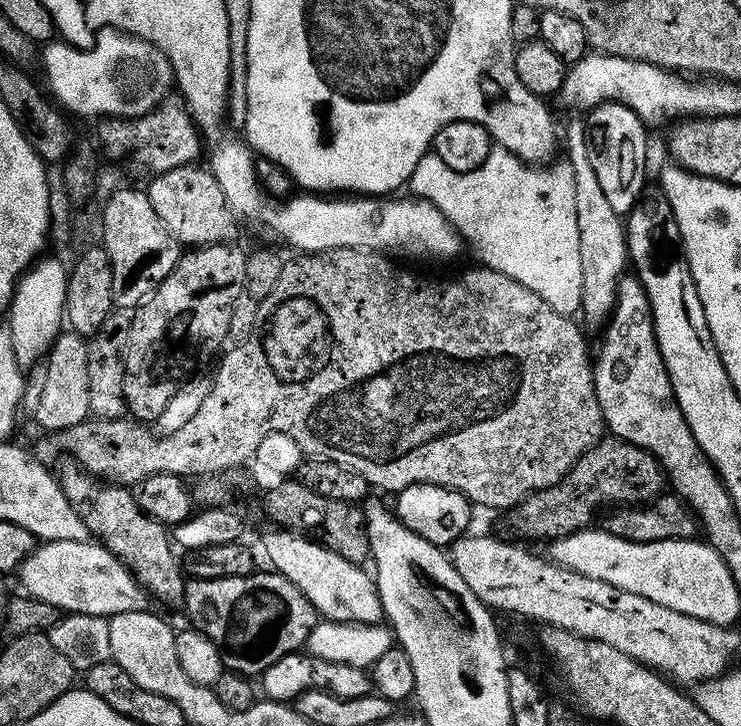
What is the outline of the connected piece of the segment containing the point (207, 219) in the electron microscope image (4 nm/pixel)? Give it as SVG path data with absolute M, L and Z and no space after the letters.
M187 164L155 173L151 179L146 184L150 206L154 206L162 226L181 245L227 244L233 239L238 221L226 202L226 194L222 194L222 186L218 186L218 178L207 167Z

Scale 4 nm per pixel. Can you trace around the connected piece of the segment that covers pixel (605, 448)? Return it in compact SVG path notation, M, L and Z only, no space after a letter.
M605 438L597 442L593 448L587 448L582 454L582 458L578 458L578 462L574 462L574 466L564 479L546 490L531 492L527 498L511 509L510 516L522 535L529 536L532 540L551 542L558 539L559 536L568 536L572 532L587 529L591 525L588 523L595 518L596 511L598 511L598 516L605 506L643 506L655 500L665 491L665 488L664 470L652 455L625 440Z

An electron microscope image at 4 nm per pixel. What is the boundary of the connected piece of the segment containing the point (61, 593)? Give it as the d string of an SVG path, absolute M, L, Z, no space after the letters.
M52 540L41 543L20 565L19 576L27 595L48 605L54 605L57 610L68 614L76 612L111 618L118 613L149 611L152 606L151 596L130 575L128 568L108 548L90 540L82 542Z

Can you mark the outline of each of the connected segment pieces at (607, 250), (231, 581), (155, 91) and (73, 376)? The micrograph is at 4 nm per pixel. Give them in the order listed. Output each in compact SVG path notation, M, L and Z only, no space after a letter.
M572 120L568 129L563 129L562 144L568 147L566 162L574 170L574 210L578 214L578 254L582 266L582 286L580 287L580 312L592 324L603 325L612 314L612 307L616 305L616 291L620 285L620 277L625 275L629 267L628 237L626 224L621 213L611 208L606 194L602 190L598 177L594 175L594 166L590 166L590 154L588 153L588 135L584 132L585 121Z
M256 570L242 577L189 579L184 586L182 608L188 611L187 623L218 646L227 671L242 677L259 678L278 658L301 651L318 623L316 608L306 594L279 572L267 571Z
M103 28L88 48L75 48L67 42L56 43L49 43L43 49L43 83L55 103L69 113L135 120L163 104L171 93L168 91L173 91L174 73L168 56L149 40L117 32L114 28Z
M71 330L61 331L42 364L42 394L34 402L36 420L49 434L78 426L90 416L90 373L87 365L88 340Z

